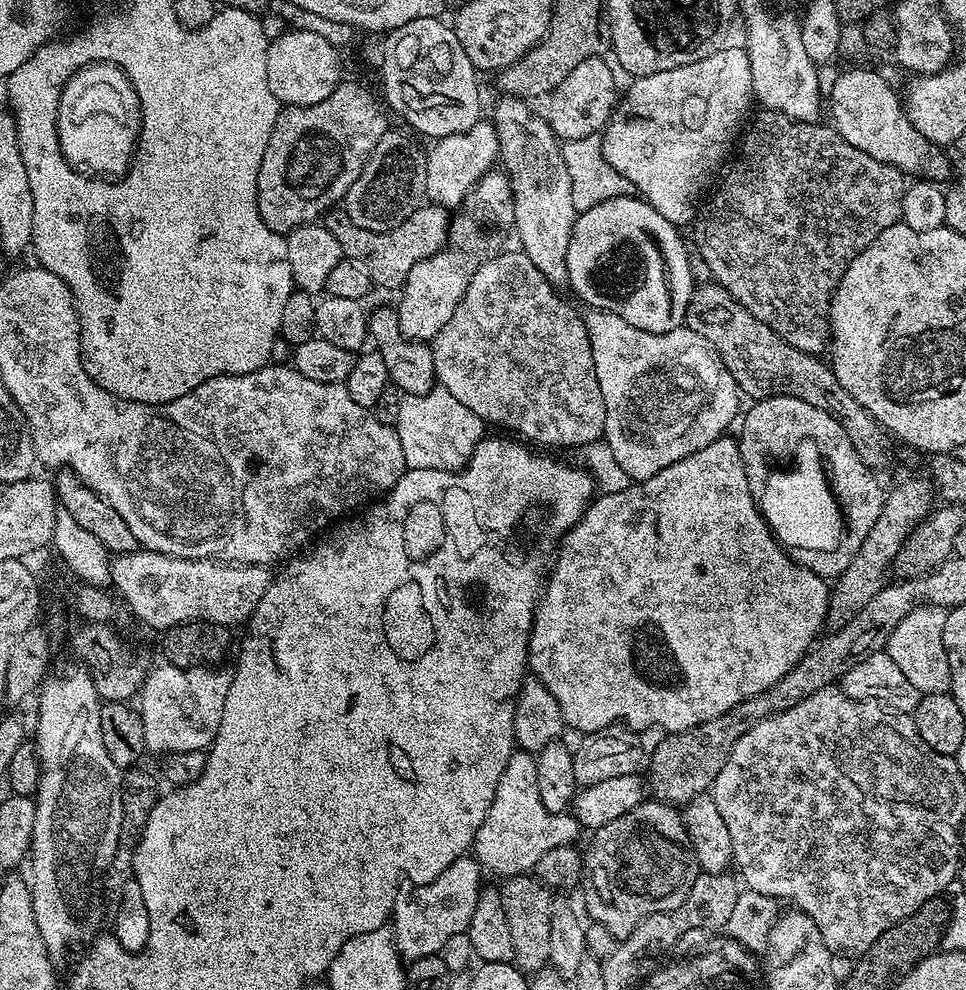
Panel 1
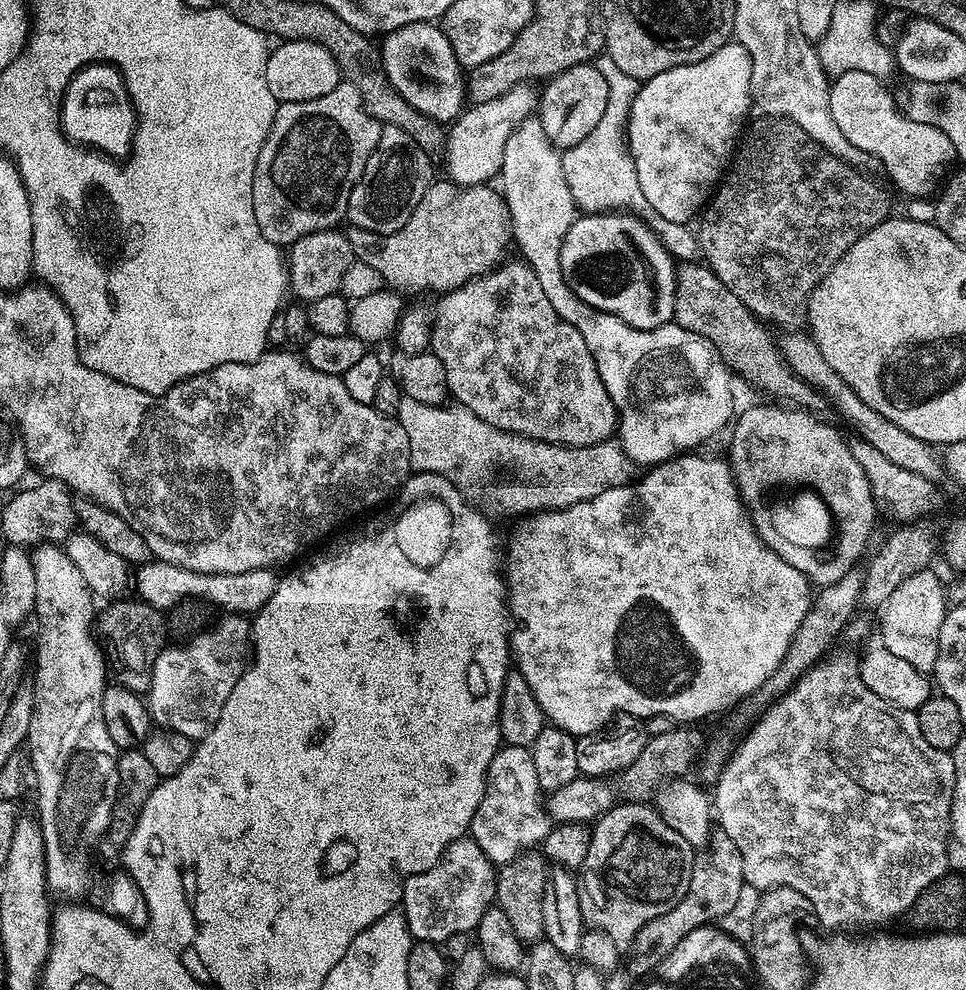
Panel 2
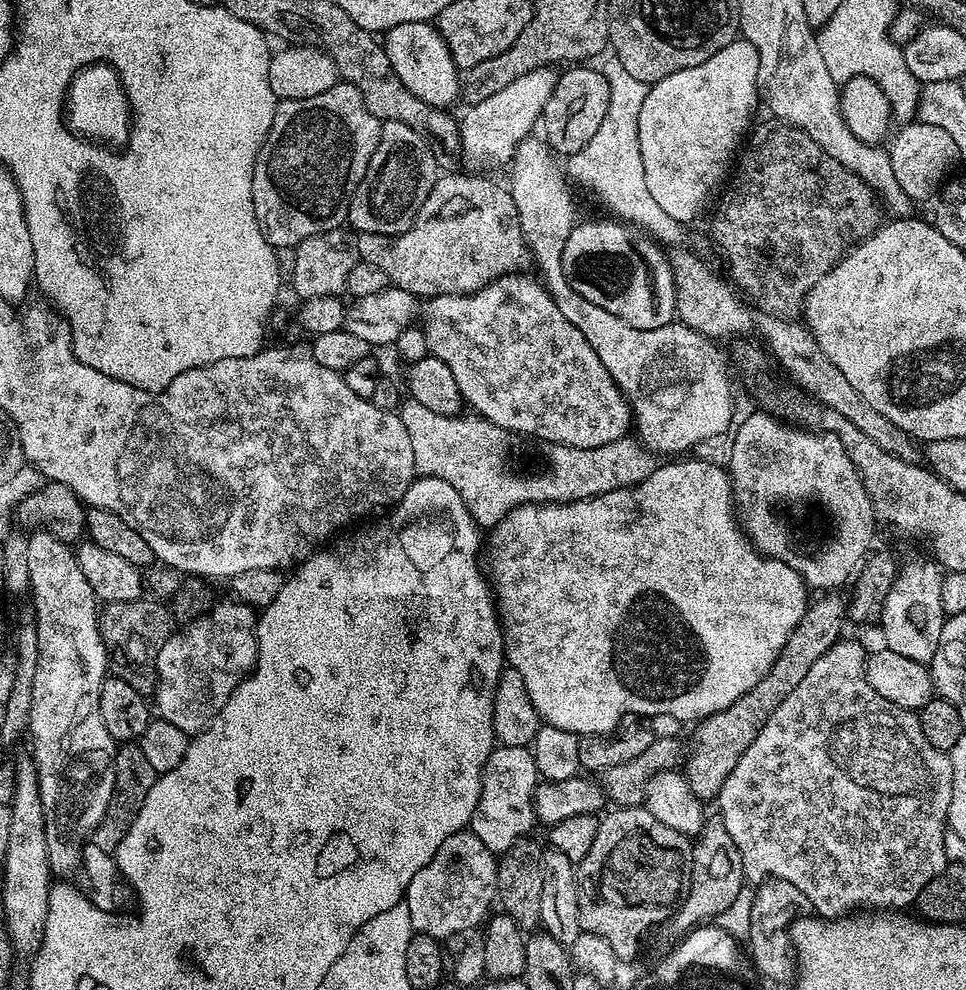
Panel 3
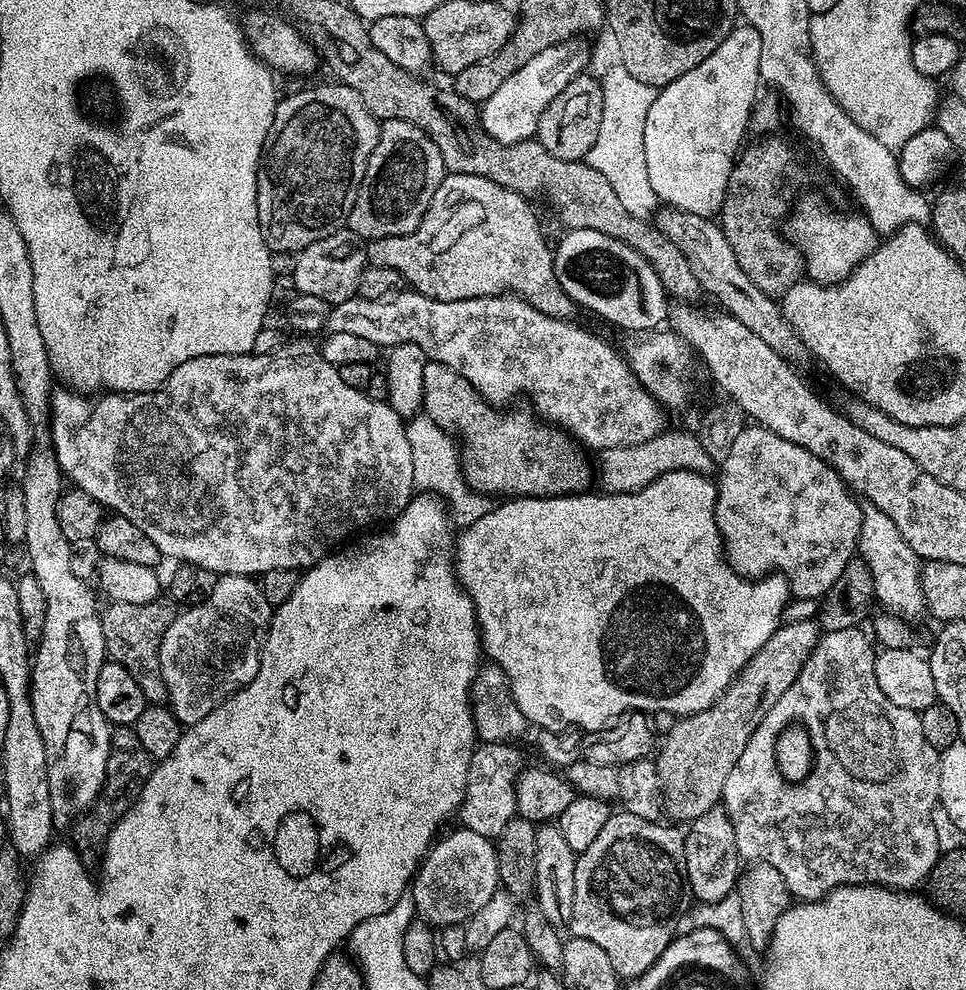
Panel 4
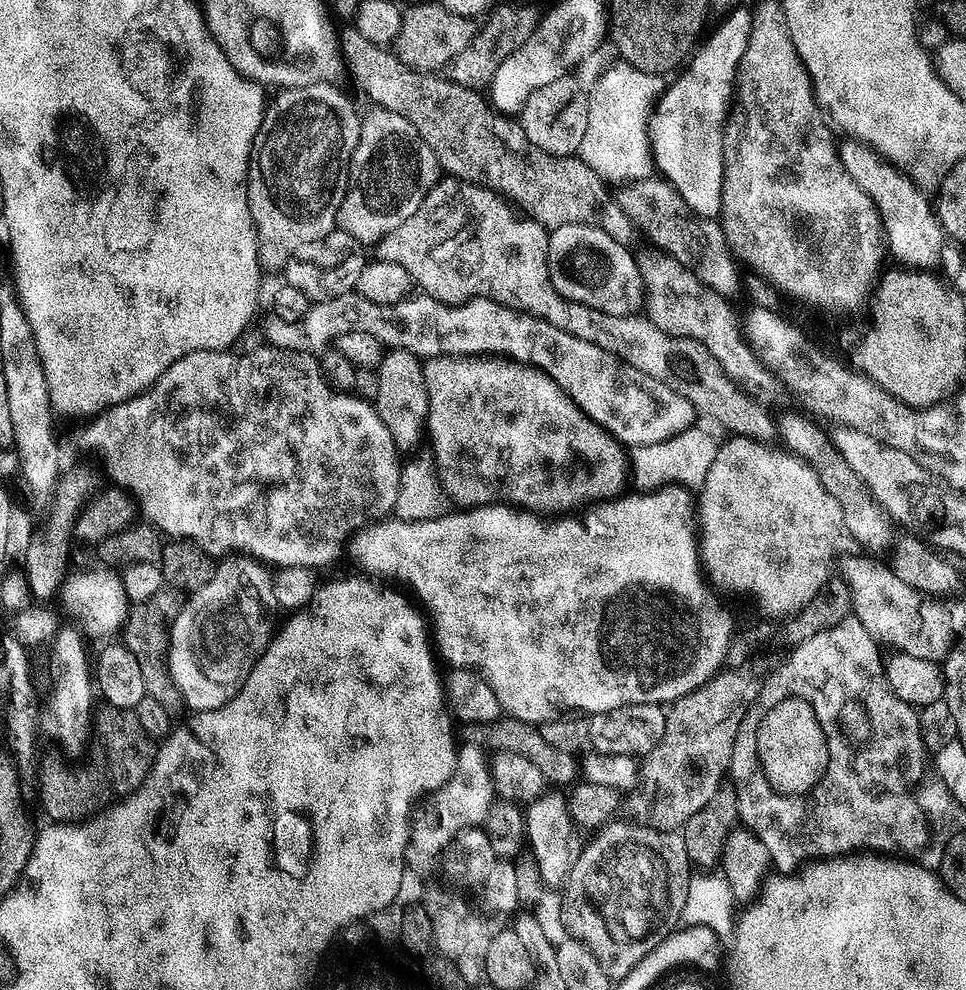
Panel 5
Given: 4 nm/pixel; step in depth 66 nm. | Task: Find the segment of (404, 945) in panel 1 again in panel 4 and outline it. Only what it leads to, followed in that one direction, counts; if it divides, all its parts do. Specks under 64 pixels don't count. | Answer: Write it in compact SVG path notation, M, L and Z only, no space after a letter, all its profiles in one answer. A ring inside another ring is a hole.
M460 826L457 829L457 832L452 832L444 838L442 836L433 843L410 885L410 895L416 903L419 919L428 921L440 930L449 926L463 925L474 913L482 910L482 906L486 906L486 902L490 902L490 898L501 887L496 857L497 845L491 839L468 828Z

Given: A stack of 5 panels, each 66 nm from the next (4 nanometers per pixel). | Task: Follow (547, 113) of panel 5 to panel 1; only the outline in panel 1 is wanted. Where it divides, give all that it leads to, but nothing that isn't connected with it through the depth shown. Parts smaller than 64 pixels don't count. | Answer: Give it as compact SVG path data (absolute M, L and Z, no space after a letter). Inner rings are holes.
M603 55L586 58L586 62L578 62L570 74L566 74L563 82L547 97L548 124L553 136L561 141L578 141L588 135L603 133L608 119L612 117L612 109L618 103L618 89L615 86L614 77L610 74L610 66L607 65Z

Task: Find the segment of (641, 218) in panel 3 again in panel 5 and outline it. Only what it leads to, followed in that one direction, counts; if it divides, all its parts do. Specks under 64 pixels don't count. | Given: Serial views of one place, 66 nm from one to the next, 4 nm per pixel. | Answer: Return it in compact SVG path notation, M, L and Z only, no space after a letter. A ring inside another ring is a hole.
M624 61L604 71L590 90L590 117L587 119L587 134L580 147L579 159L586 162L595 173L612 186L616 184L640 184L649 179L654 172L651 144L648 138L648 122L651 120L655 103L664 94L667 81L664 76L642 73Z

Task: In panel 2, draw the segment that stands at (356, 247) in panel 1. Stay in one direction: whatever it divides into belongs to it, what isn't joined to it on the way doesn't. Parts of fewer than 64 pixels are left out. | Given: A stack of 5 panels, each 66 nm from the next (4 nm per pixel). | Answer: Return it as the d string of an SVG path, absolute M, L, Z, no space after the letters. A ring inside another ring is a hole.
M441 179L422 194L422 202L414 206L414 214L402 230L382 234L355 226L347 229L353 257L378 270L381 281L397 293L434 288L439 294L447 294L492 271L505 259L504 247L514 232L508 201L487 183L457 187Z

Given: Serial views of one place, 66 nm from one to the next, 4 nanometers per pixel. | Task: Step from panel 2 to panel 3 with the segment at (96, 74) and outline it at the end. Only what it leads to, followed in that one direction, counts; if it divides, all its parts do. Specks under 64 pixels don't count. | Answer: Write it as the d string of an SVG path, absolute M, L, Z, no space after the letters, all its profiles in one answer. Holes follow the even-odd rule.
M93 58L78 62L66 86L66 94L64 95L64 115L68 129L84 140L91 141L92 144L102 150L123 149L127 145L128 137L132 134L130 126L134 126L132 108L124 106L124 86L126 86L126 81L114 70L114 64L110 64L110 60Z

